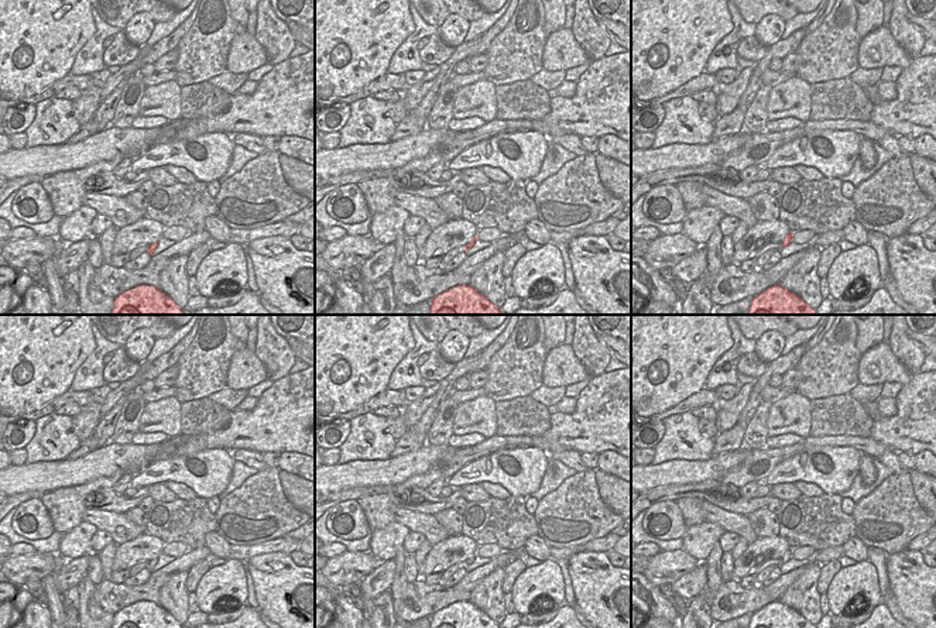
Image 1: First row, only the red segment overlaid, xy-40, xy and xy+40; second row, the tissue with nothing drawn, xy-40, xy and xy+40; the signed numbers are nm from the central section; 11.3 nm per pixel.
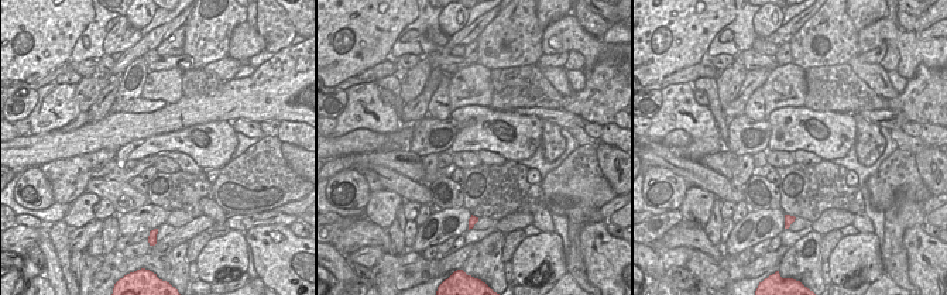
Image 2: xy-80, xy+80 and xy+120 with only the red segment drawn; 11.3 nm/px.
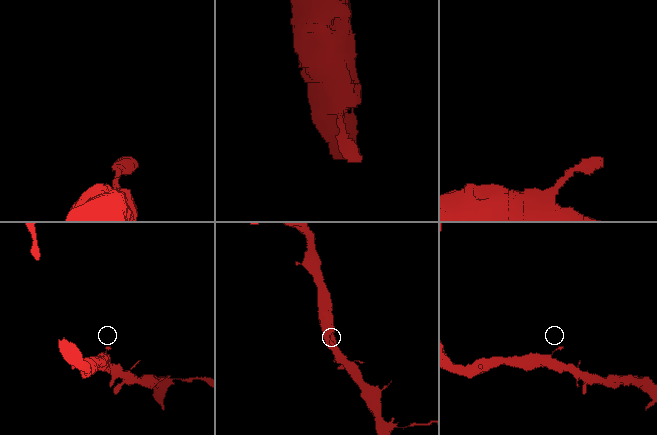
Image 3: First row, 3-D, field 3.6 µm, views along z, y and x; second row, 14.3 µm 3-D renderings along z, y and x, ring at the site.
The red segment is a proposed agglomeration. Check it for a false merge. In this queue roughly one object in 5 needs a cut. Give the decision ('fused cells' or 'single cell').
single cell

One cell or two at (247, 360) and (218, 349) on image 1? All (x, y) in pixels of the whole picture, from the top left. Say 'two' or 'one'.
two

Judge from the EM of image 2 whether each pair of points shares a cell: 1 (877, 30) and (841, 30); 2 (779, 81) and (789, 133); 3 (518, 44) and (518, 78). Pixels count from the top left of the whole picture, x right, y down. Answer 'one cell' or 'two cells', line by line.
1: two cells
2: two cells
3: two cells

